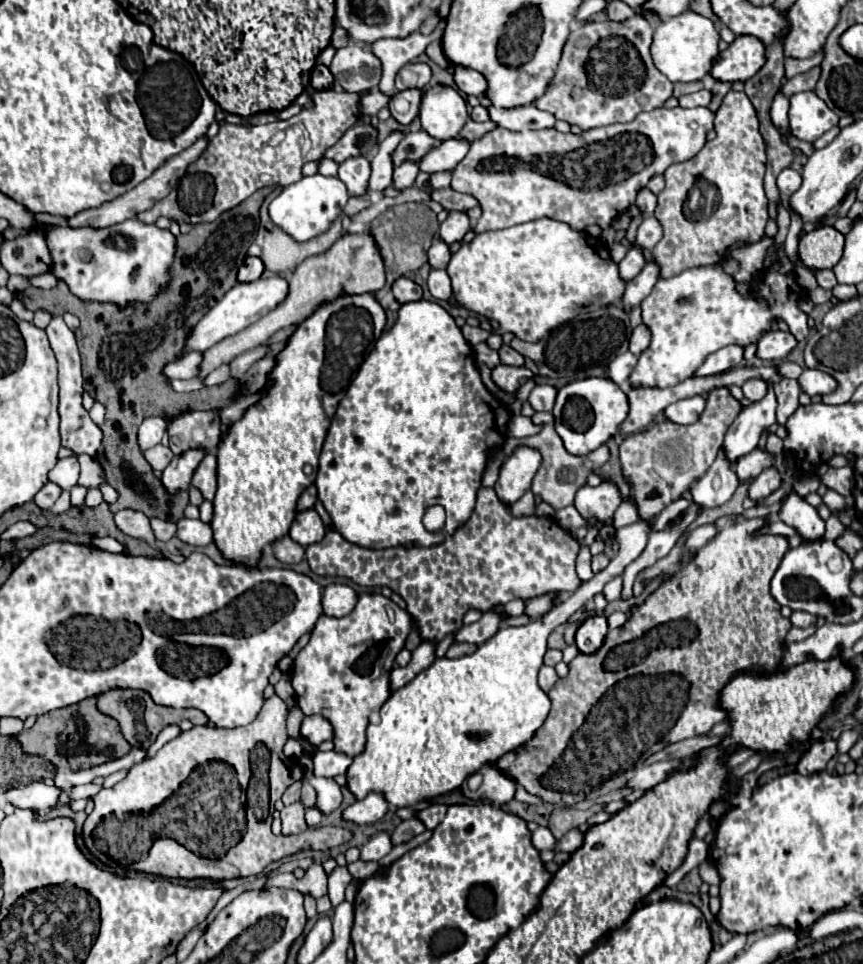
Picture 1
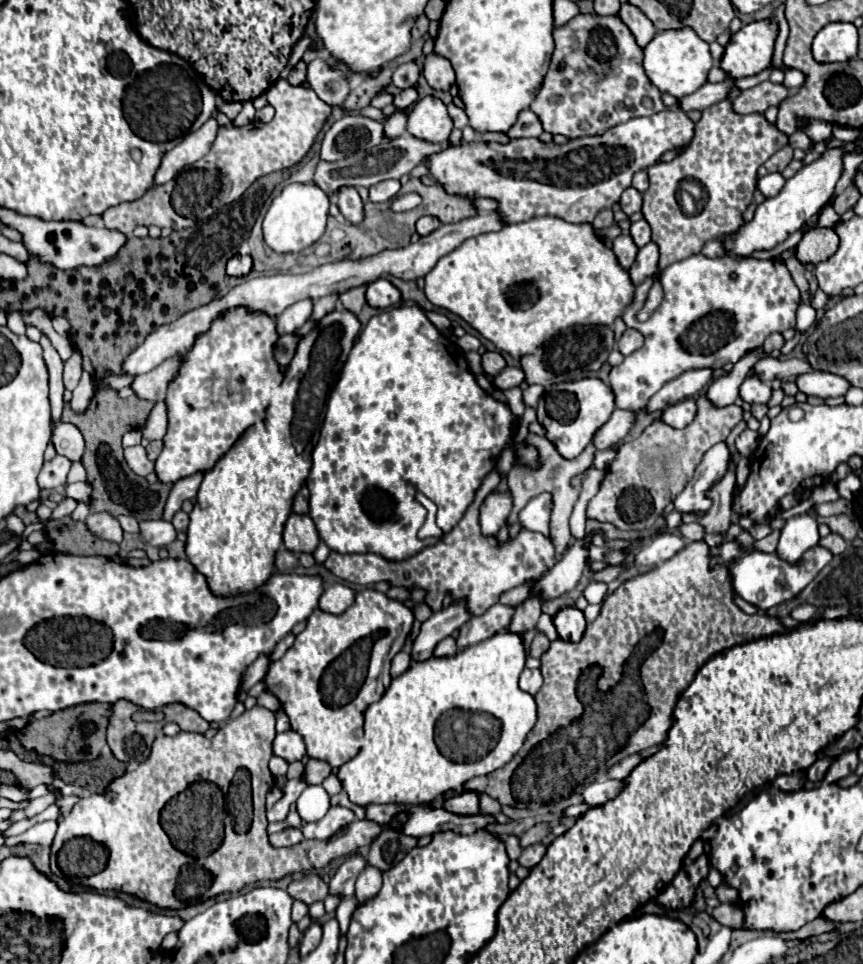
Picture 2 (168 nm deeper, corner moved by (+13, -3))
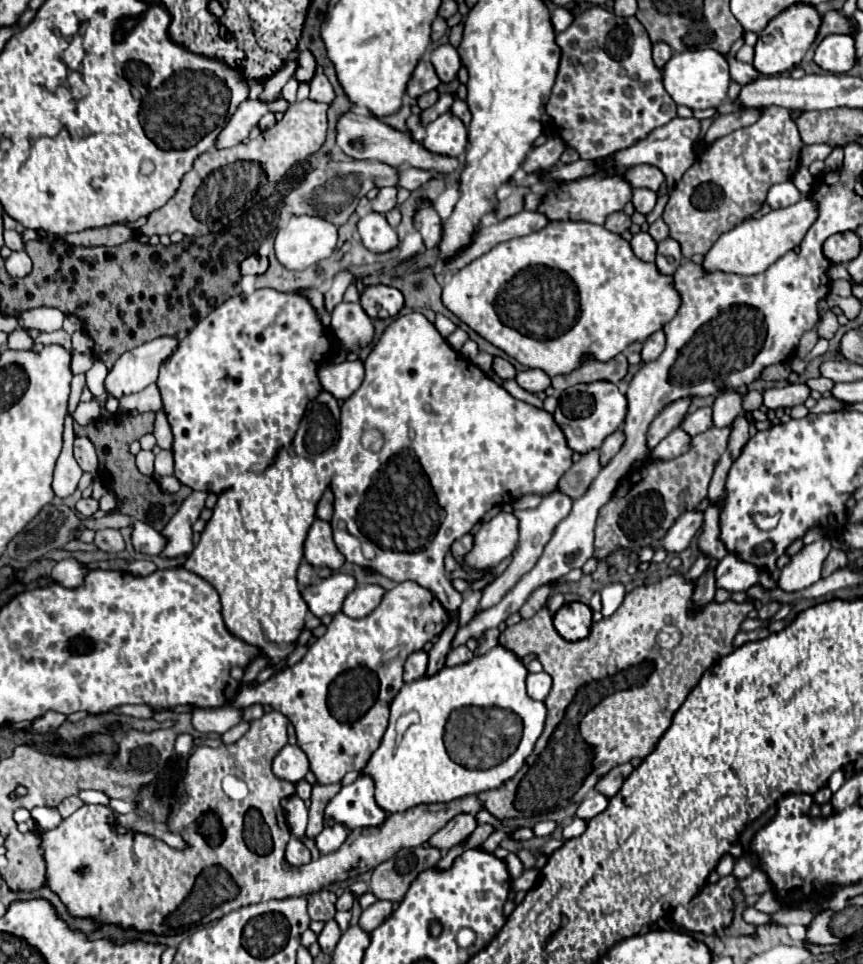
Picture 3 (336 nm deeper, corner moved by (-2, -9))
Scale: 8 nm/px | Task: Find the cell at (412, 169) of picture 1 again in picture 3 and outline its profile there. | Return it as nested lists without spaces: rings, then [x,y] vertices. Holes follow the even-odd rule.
[[[381,188],[377,198],[373,200],[373,210],[387,214],[397,206],[397,188]]]

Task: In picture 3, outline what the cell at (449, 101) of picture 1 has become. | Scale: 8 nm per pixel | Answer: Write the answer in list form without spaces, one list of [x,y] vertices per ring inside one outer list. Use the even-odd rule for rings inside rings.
[[[447,112],[433,120],[427,128],[427,136],[423,138],[423,146],[429,152],[445,154],[445,156],[459,156],[465,150],[467,144],[467,130],[455,114]]]

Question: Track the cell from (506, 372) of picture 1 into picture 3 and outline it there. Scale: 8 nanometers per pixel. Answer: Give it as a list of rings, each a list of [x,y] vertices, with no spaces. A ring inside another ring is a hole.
[[[525,370],[517,374],[517,384],[527,392],[543,392],[551,386],[551,378],[543,370]]]

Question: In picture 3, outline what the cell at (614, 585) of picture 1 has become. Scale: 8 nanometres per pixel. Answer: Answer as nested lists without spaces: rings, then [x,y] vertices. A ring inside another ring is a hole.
[[[607,584],[601,590],[601,598],[603,598],[603,616],[611,616],[623,602],[625,598],[625,588],[623,584]]]

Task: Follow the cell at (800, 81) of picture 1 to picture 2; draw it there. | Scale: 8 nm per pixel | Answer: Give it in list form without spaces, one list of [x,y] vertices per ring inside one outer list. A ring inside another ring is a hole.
[[[762,82],[750,90],[742,90],[732,100],[732,110],[736,114],[752,114],[752,112],[766,112],[768,106],[778,106],[786,98],[788,90],[782,84]]]

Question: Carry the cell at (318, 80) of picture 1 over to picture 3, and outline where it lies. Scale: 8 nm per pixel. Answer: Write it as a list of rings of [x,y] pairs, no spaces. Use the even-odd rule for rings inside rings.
[[[301,52],[299,54],[299,68],[295,72],[295,78],[299,82],[311,82],[311,78],[315,76],[315,68],[317,68],[317,64],[315,64],[313,54],[311,52]]]

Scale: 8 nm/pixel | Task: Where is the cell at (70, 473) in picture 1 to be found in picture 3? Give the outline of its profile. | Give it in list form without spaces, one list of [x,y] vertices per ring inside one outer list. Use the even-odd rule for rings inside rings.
[[[67,416],[64,421],[63,433],[63,452],[57,460],[55,472],[53,472],[53,490],[59,498],[67,498],[77,490],[79,478],[83,476],[81,466],[77,464],[75,456],[73,456],[73,418]]]

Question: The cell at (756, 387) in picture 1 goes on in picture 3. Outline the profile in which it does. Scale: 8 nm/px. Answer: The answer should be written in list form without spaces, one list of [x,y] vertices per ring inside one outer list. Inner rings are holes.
[[[789,384],[789,386],[773,386],[763,392],[763,406],[769,410],[777,408],[793,408],[803,404],[809,396],[809,386],[805,384]]]

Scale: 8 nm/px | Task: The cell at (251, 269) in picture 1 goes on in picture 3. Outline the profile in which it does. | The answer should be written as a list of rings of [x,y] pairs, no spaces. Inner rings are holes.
[[[249,256],[247,260],[243,260],[241,264],[241,274],[263,274],[267,270],[267,258],[261,258],[261,256]]]

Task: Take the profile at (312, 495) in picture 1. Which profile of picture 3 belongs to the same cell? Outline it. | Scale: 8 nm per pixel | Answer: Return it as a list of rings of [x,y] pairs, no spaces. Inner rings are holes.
[[[325,490],[325,494],[321,496],[321,500],[317,504],[317,518],[331,520],[331,516],[333,516],[333,494],[331,494],[331,490]]]

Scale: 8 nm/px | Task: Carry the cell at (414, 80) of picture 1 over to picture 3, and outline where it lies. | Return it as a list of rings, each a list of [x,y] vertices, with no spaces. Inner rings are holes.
[[[423,58],[423,60],[417,64],[417,68],[413,70],[413,74],[411,74],[411,80],[409,80],[409,84],[407,84],[407,94],[409,94],[411,98],[419,98],[419,96],[423,96],[425,92],[437,88],[439,84],[441,84],[441,80],[437,78],[433,64],[431,64],[427,58]]]

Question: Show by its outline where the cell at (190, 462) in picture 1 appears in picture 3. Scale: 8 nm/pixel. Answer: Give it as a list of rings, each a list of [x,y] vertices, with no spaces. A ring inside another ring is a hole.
[[[263,288],[263,290],[255,290],[253,294],[239,294],[235,298],[229,298],[227,302],[223,302],[219,308],[215,308],[207,318],[203,318],[191,332],[187,338],[181,340],[177,352],[161,366],[159,372],[159,380],[157,386],[161,390],[163,396],[163,404],[165,404],[165,414],[169,418],[169,424],[173,428],[173,436],[175,436],[175,444],[173,444],[173,454],[175,454],[175,478],[193,488],[193,490],[203,490],[203,492],[223,492],[227,488],[233,486],[233,480],[239,474],[245,472],[259,472],[265,466],[269,466],[277,454],[277,450],[285,444],[289,444],[295,436],[295,426],[299,424],[307,404],[319,394],[321,384],[317,380],[317,364],[323,358],[329,358],[331,350],[335,350],[337,340],[335,336],[325,330],[321,326],[321,320],[315,312],[315,308],[309,304],[307,298],[297,296],[297,294],[283,294],[271,288]]]

